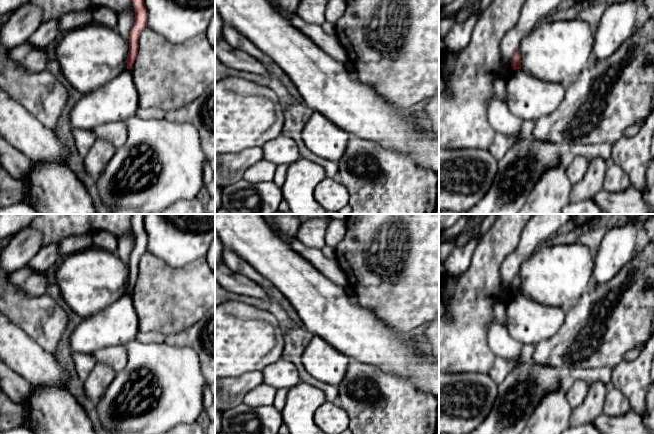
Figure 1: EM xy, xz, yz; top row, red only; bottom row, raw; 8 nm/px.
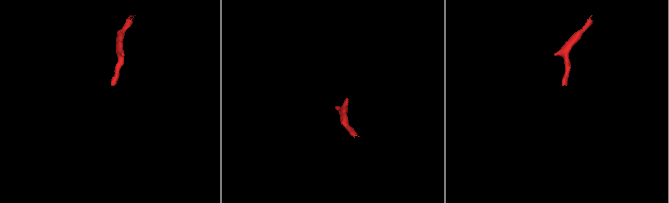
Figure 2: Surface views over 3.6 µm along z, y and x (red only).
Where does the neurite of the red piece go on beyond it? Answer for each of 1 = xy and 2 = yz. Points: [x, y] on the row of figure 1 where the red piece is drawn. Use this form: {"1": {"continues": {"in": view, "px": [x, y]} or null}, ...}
{"1": {"continues": null}, "2": {"continues": null}}

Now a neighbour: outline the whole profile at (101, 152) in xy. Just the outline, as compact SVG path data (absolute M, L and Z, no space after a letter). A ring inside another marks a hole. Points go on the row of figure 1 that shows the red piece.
M96 138L88 154L84 157L84 165L88 174L96 180L116 152L112 143Z

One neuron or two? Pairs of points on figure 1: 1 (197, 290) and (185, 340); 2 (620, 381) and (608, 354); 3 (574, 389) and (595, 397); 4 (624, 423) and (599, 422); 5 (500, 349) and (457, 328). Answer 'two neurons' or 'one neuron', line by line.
1: two neurons
2: two neurons
3: two neurons
4: one neuron
5: two neurons

